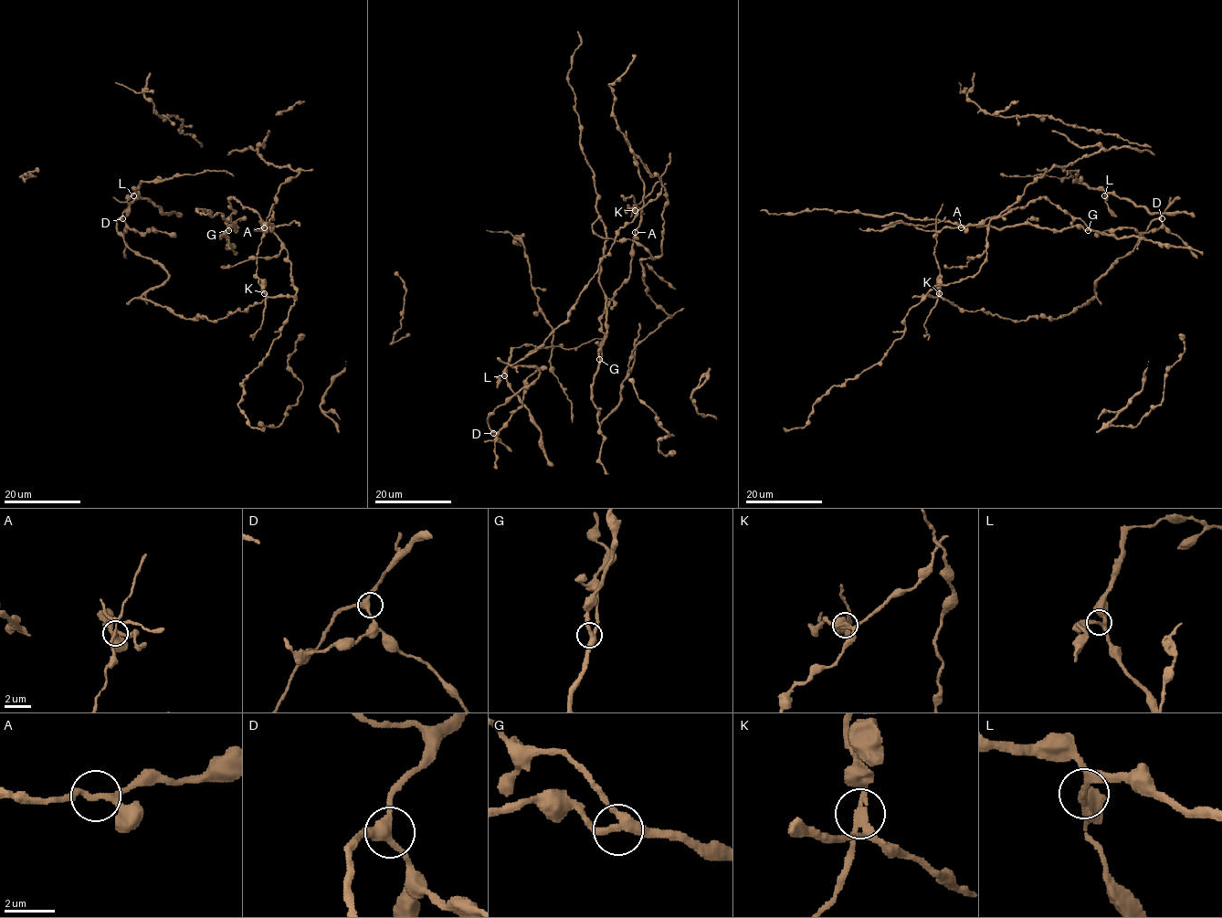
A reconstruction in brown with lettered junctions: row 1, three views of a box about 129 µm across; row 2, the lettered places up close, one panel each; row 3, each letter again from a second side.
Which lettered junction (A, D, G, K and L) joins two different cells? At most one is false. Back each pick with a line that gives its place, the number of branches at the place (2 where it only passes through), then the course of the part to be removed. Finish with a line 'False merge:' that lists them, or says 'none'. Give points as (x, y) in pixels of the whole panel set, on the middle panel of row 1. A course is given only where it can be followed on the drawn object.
K: Place: (635, 210). Branches: 3. Course of the part to remove: (635, 210), (629, 208), (627, 211), (628, 205), (635, 206), (661, 180), (670, 152)
False merge: K

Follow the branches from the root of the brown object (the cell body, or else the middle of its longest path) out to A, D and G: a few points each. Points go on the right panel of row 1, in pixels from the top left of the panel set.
A: (938, 284), (940, 269), (934, 254), (936, 227), (929, 224), (922, 229), (938, 231), (947, 227), (961, 227)
D: (938, 284), (940, 296), (964, 310), (1016, 321), (1058, 319), (1090, 300), (1094, 284), (1162, 218)
G: (938, 284), (936, 227), (929, 224), (923, 230), (982, 224), (1043, 197), (1079, 217), (1088, 230)

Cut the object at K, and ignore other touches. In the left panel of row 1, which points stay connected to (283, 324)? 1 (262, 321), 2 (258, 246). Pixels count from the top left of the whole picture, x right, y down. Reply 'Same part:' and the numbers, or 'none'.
Same part: none

